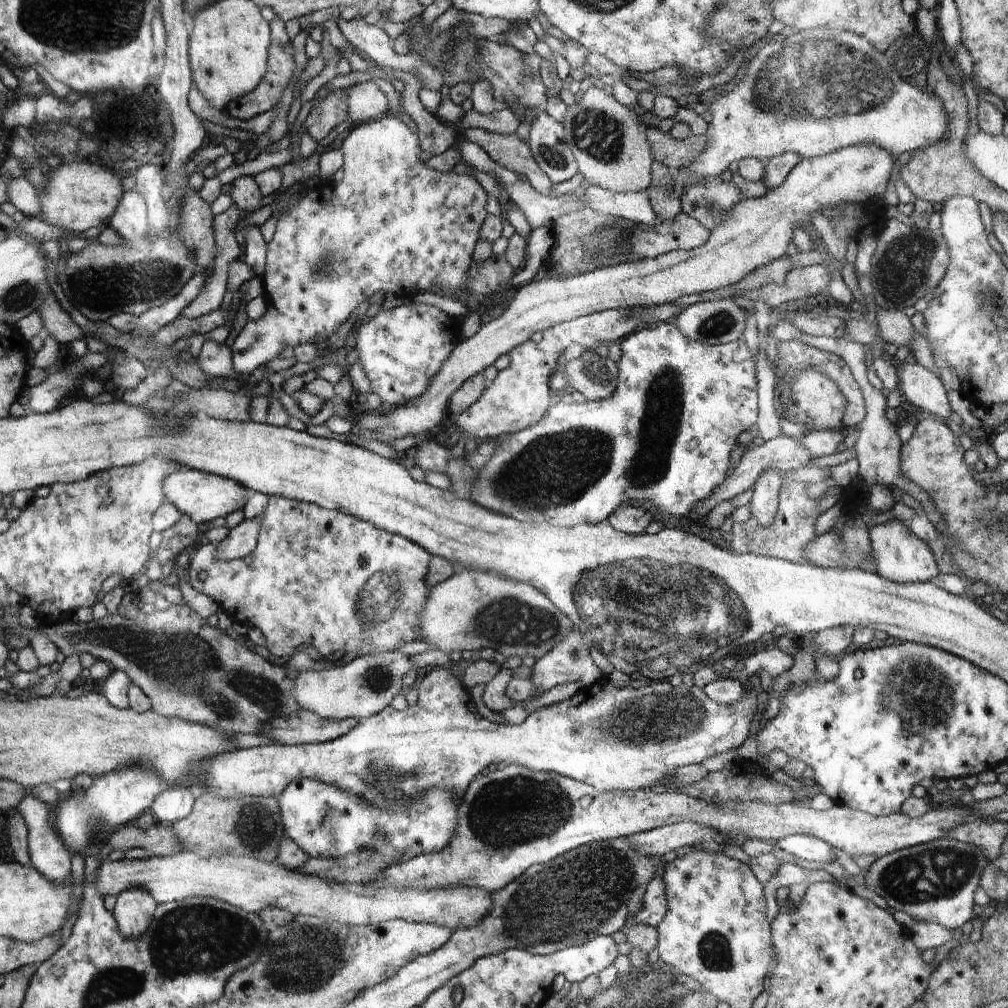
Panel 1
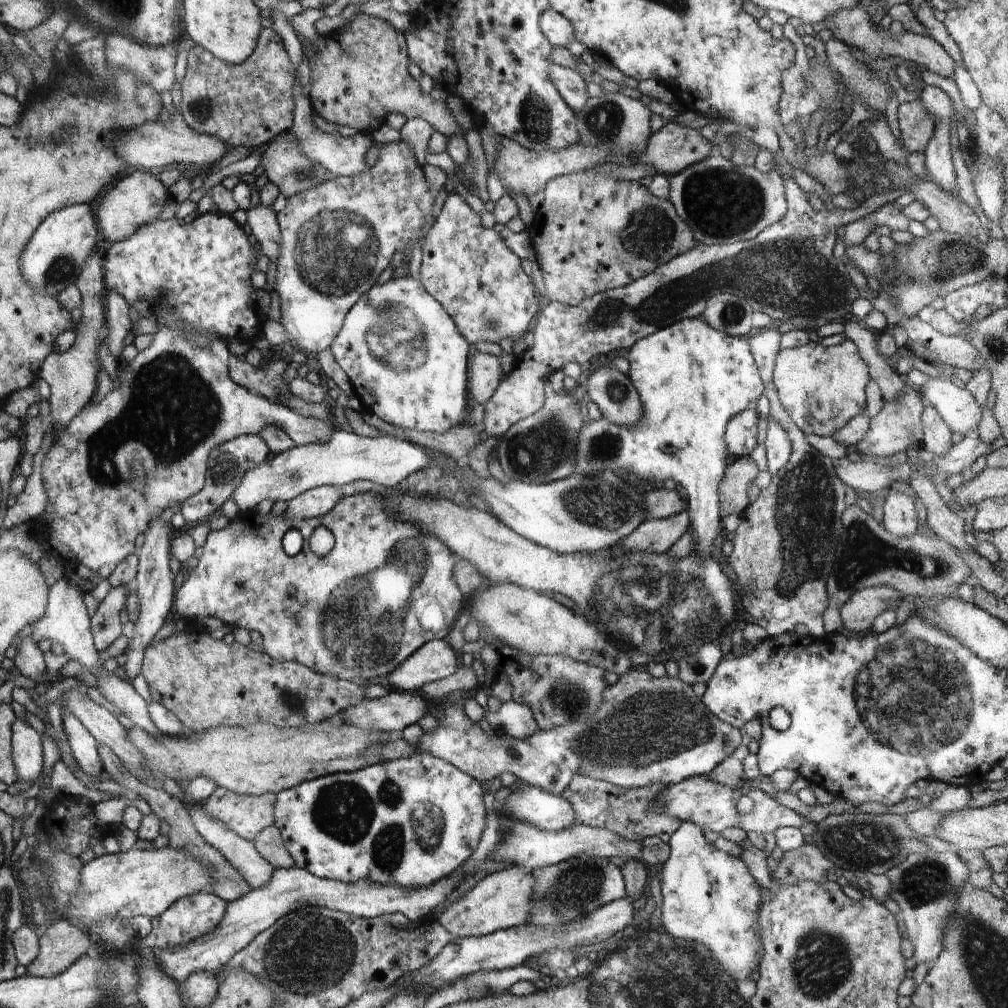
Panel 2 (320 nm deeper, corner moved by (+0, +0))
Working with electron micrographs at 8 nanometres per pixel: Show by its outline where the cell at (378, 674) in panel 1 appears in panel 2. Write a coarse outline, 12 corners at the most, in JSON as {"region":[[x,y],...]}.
{"region":[[447,640],[410,655],[383,684],[418,692],[458,671]]}

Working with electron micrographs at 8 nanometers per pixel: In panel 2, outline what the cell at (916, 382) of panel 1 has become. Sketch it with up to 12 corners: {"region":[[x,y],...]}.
{"region":[[949,378],[918,389],[951,432],[978,436],[982,407]]}

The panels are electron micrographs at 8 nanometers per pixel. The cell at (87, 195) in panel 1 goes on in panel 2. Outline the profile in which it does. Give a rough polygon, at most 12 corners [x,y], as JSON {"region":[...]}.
{"region":[[136,168],[98,206],[110,242],[158,220],[164,186]]}

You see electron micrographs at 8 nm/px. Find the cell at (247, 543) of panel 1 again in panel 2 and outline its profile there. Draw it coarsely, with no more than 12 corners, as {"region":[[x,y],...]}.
{"region":[[322,485],[289,500],[284,515],[323,518],[342,498]]}

